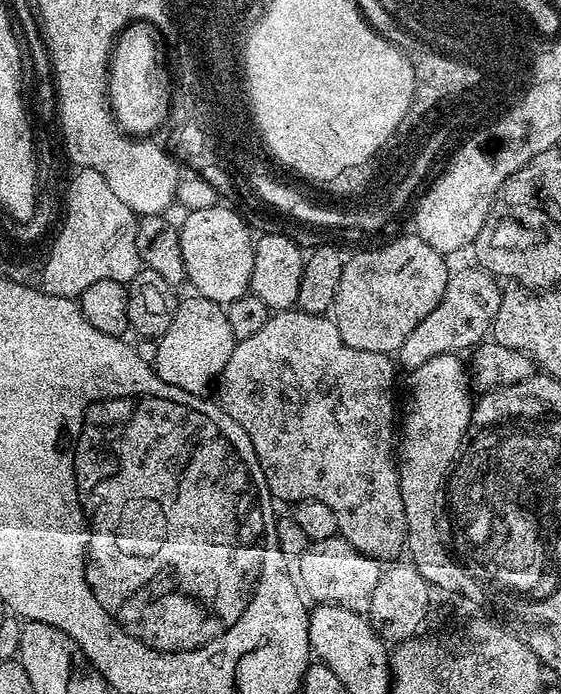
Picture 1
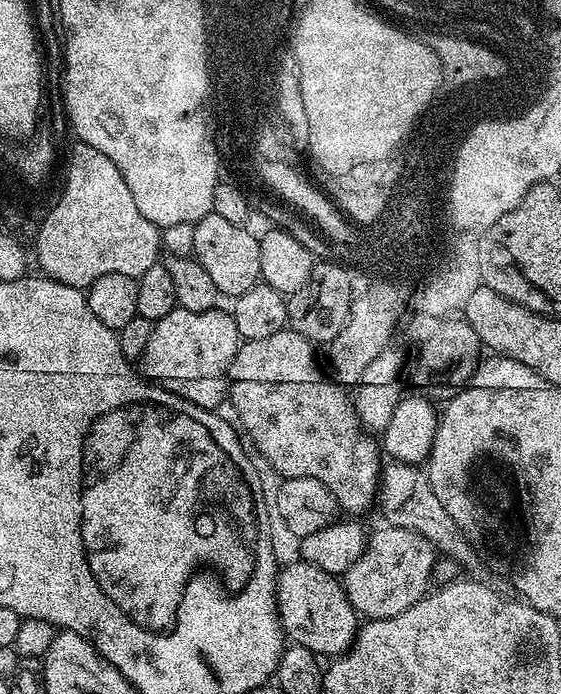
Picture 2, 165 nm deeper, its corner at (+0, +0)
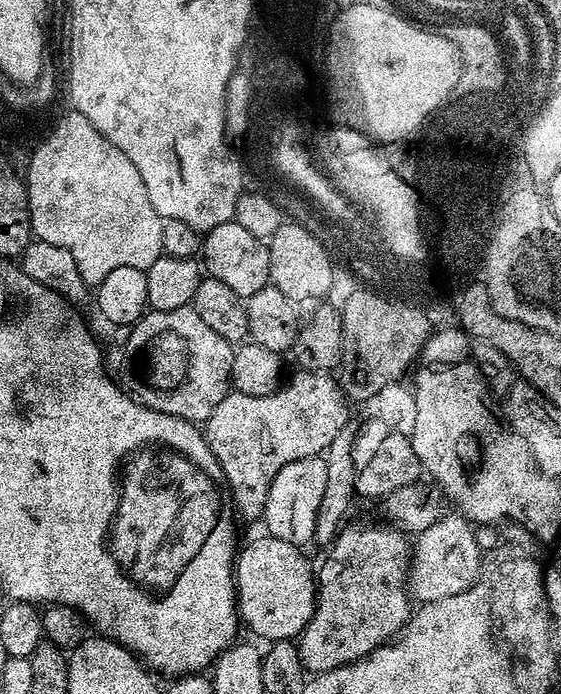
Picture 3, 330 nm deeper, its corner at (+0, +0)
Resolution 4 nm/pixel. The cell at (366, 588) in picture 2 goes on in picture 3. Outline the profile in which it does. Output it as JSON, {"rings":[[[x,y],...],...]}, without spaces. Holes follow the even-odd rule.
{"rings":[[[459,514],[441,515],[439,522],[422,530],[412,544],[412,563],[408,566],[408,591],[411,597],[420,604],[438,602],[438,598],[451,598],[453,594],[462,594],[462,590],[470,590],[476,579],[480,577],[482,551],[480,540],[476,537],[477,529],[472,521]]]}

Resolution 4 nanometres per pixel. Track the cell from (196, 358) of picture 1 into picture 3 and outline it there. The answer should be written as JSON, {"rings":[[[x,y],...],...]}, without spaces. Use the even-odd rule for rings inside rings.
{"rings":[[[192,307],[147,311],[131,325],[124,344],[127,391],[148,408],[183,420],[205,422],[230,391],[233,345],[214,334]]]}

